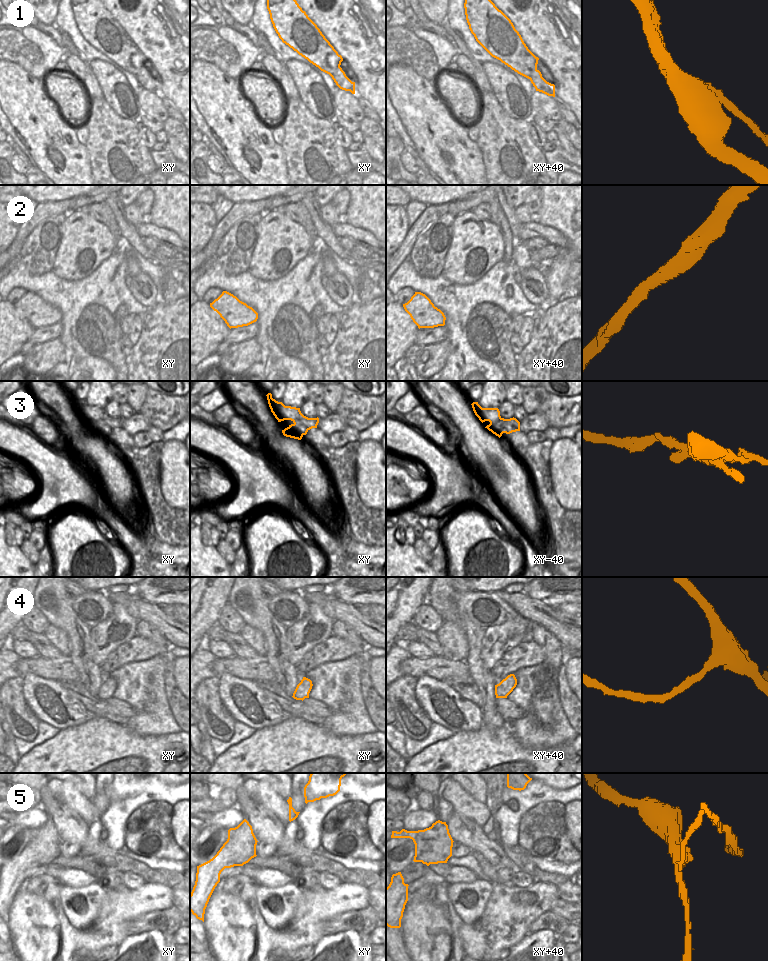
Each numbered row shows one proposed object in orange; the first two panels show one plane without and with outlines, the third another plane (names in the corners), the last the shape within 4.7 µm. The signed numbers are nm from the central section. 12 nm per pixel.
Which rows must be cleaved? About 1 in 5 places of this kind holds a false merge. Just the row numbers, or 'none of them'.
1, 3, 5

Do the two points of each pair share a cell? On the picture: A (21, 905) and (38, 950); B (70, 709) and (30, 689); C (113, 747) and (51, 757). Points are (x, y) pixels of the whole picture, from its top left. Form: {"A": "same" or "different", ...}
{"A": "same", "B": "same", "C": "same"}

